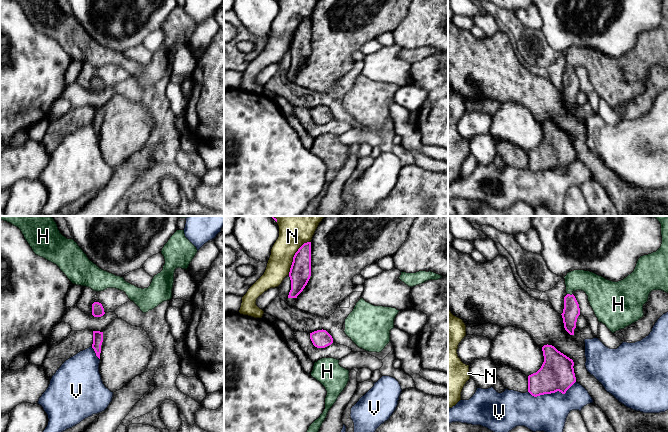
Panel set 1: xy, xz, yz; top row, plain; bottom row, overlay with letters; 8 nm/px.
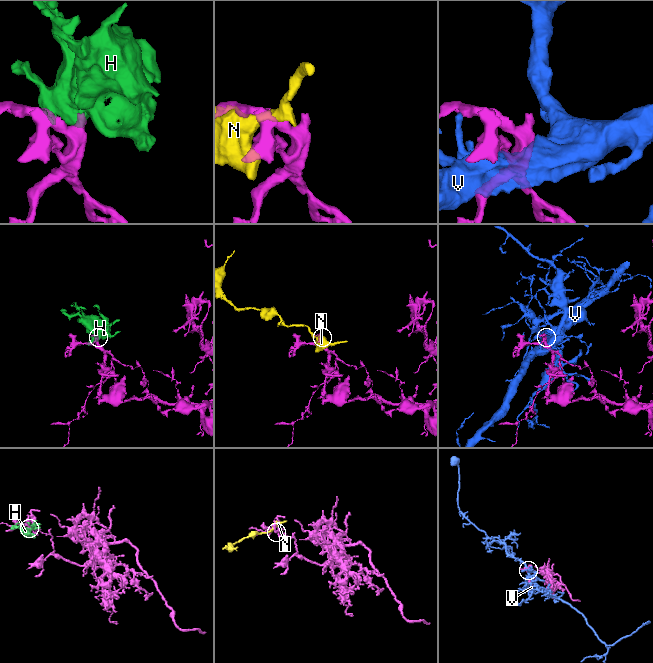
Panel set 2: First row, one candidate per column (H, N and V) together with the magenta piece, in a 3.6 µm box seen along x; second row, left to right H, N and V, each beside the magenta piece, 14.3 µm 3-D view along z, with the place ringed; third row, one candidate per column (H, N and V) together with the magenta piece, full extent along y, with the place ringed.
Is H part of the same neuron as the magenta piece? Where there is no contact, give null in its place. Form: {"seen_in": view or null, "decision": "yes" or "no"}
{"seen_in": "yz", "decision": "yes"}

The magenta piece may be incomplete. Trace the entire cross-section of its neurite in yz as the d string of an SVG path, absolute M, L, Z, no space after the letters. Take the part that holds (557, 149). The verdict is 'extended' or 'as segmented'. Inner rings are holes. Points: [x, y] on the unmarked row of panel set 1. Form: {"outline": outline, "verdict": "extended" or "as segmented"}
{"outline": "M544 121L542 127L544 138L536 149L528 152L528 168L534 173L555 169L557 167L565 170L566 167L576 158L573 136L558 127L552 121Z", "verdict": "as segmented"}

